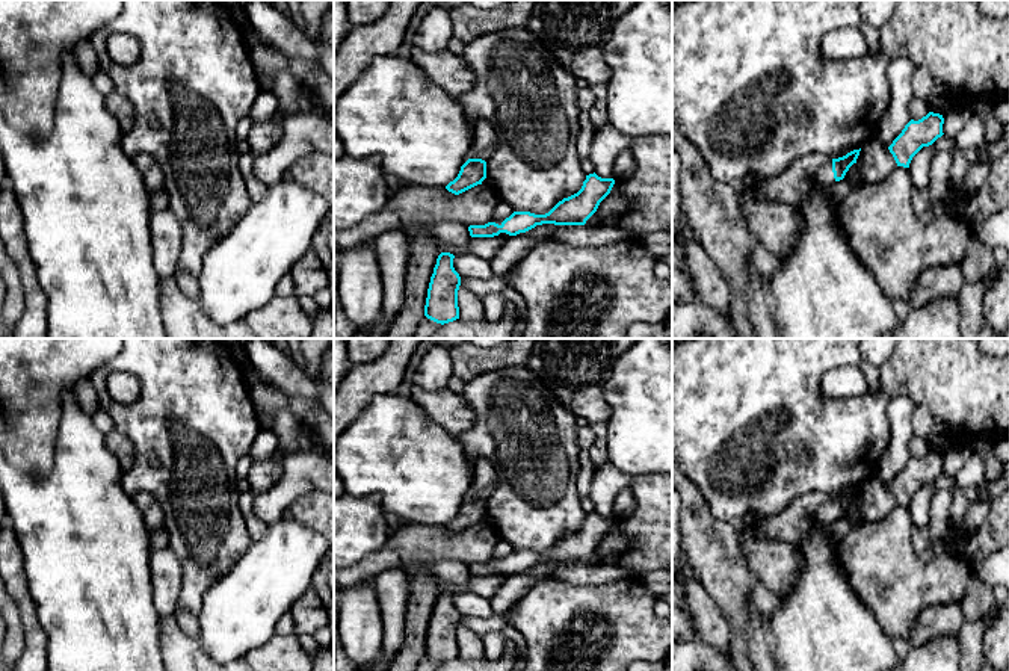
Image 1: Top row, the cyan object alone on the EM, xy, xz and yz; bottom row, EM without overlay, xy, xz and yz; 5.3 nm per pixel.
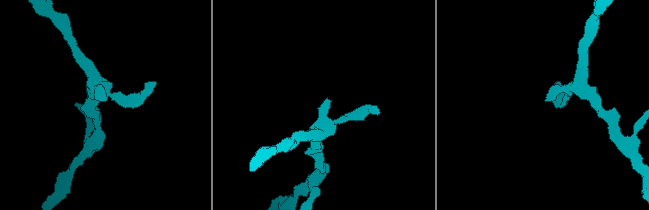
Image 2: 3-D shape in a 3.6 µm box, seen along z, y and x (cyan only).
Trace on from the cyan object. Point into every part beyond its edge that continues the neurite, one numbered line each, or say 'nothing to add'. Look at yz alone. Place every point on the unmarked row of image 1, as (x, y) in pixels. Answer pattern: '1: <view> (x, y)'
1: yz (814, 508)

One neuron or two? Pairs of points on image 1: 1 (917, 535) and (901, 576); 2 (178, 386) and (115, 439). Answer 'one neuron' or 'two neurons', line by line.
1: two neurons
2: two neurons

